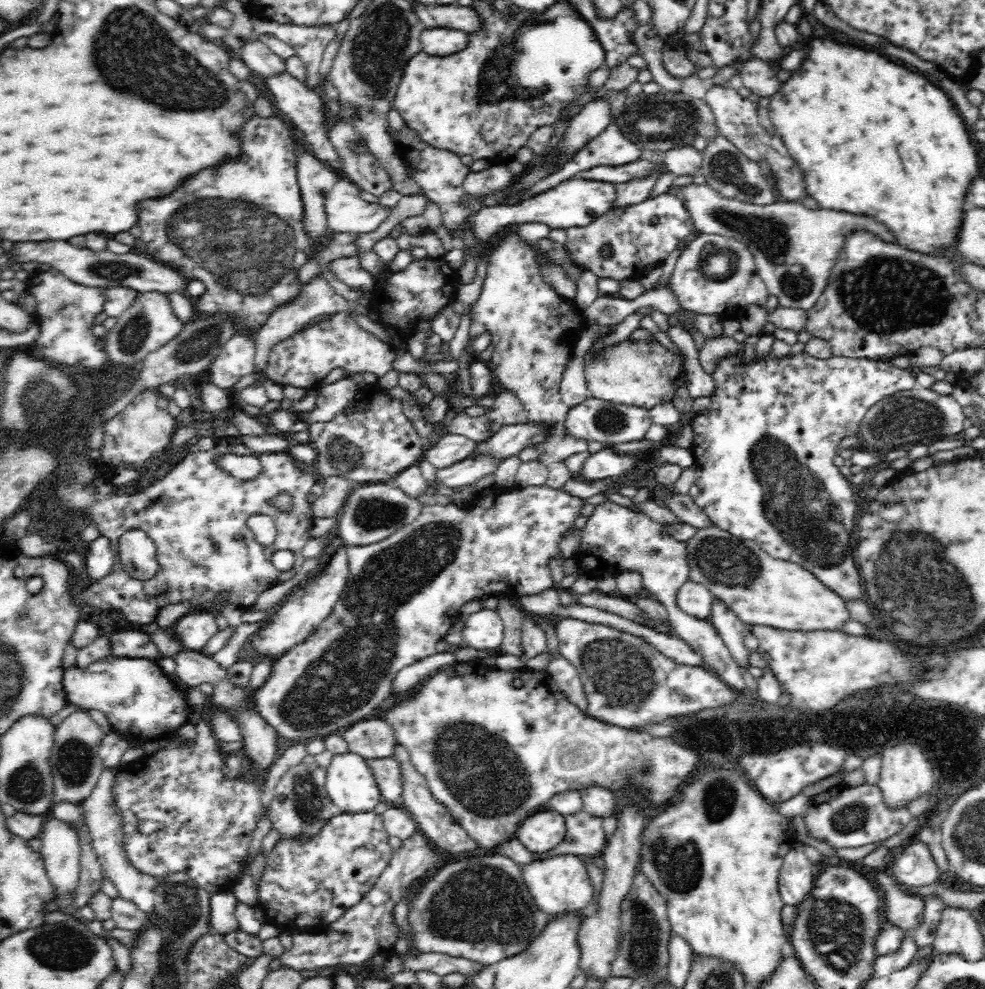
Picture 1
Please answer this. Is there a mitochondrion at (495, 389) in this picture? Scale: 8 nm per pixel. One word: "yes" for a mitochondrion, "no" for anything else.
no

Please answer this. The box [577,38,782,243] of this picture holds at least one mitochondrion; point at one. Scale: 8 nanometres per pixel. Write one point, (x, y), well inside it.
(661, 119)

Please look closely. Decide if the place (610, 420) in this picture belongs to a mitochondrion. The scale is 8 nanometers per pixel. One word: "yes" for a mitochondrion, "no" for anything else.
yes

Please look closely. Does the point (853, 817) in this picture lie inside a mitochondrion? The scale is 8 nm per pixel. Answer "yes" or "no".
yes

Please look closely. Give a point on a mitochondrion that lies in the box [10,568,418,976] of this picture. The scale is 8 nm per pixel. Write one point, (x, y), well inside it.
(63, 949)

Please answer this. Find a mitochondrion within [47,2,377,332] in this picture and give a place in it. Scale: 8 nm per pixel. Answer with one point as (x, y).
(132, 52)

